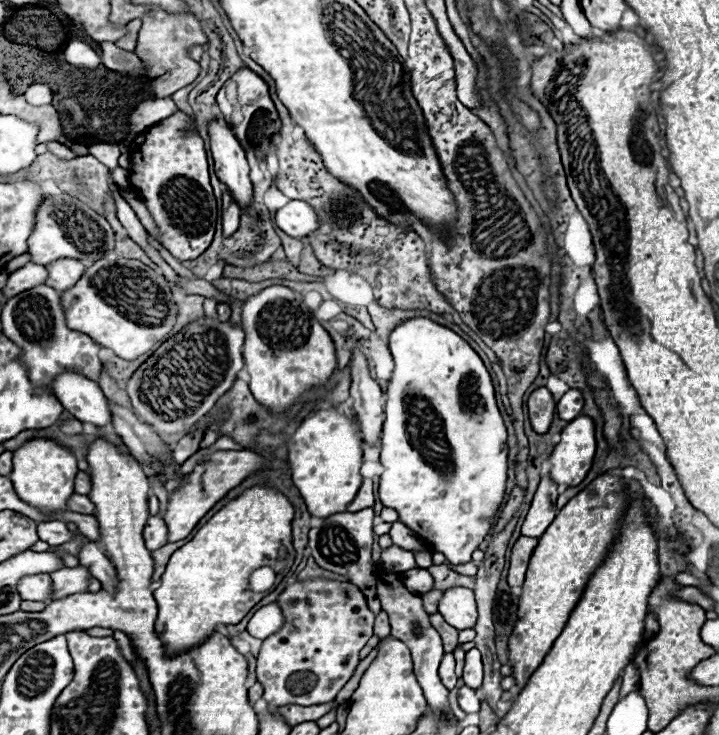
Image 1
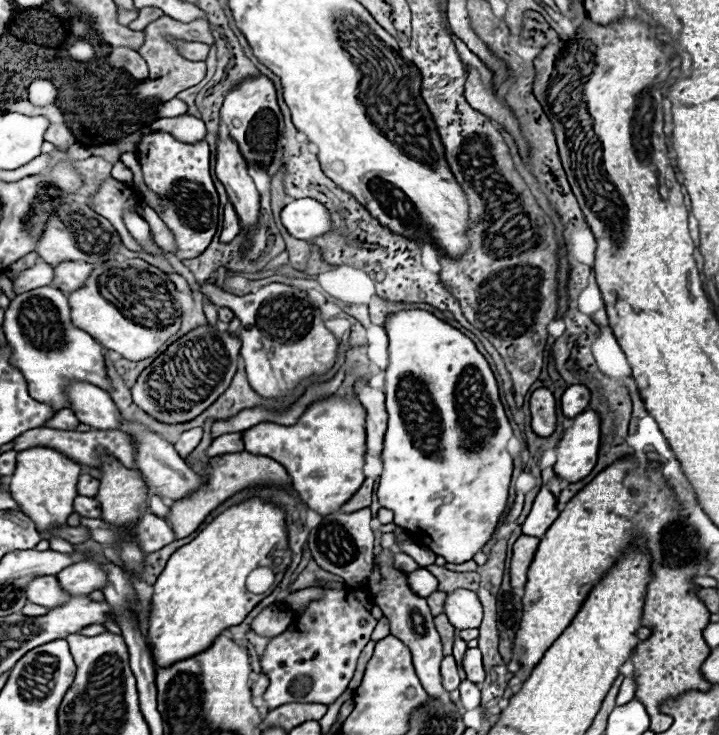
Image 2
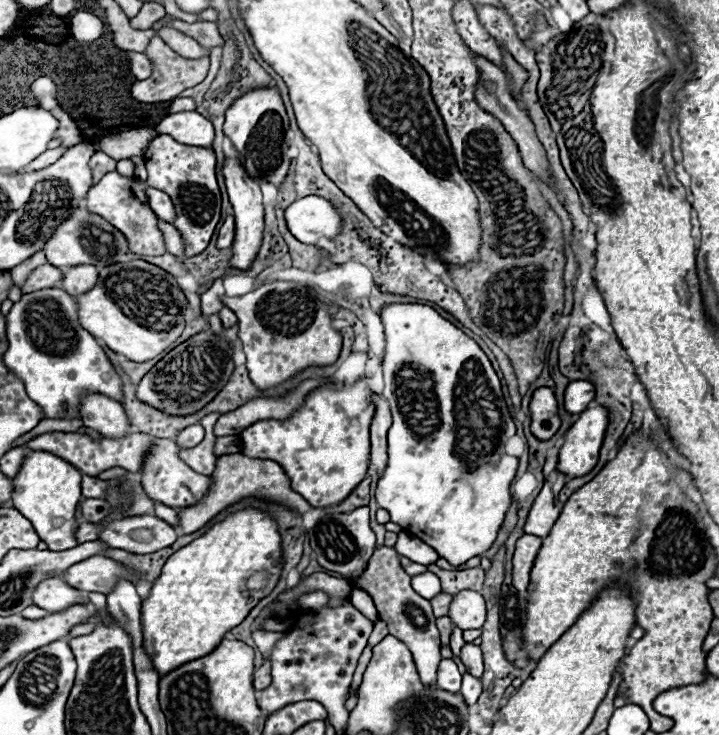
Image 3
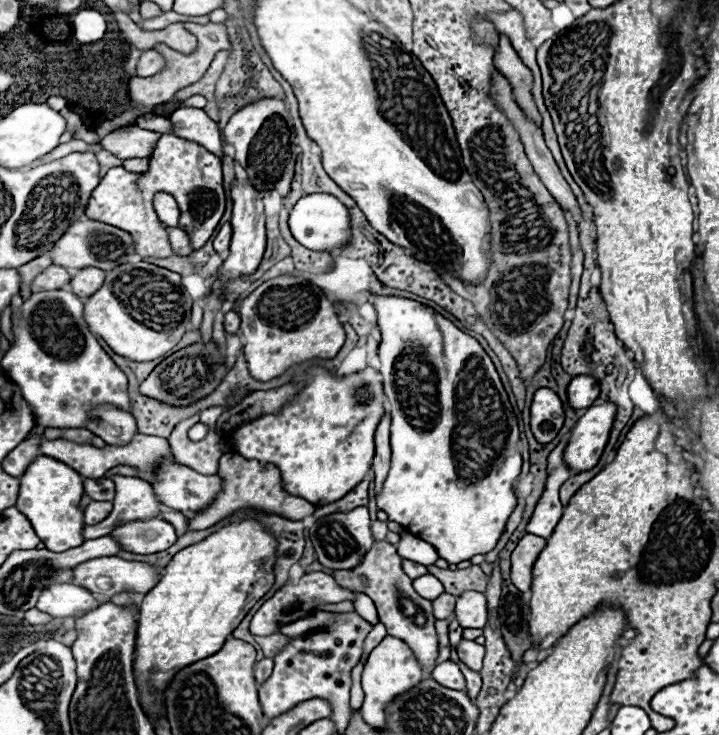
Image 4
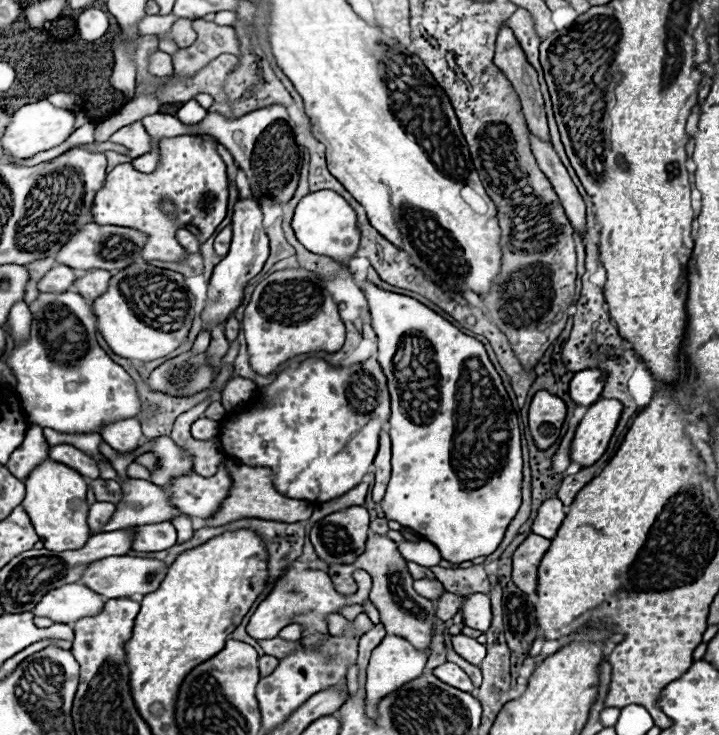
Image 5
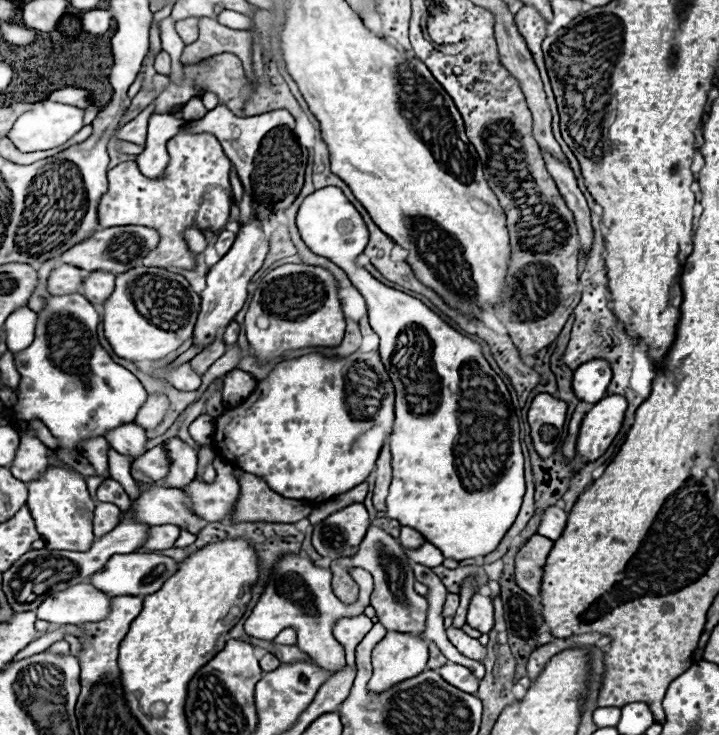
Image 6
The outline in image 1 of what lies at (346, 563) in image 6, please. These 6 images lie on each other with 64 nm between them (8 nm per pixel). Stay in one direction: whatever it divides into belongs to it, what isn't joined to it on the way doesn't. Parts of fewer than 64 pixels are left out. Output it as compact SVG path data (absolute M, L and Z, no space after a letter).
M378 572L378 598L382 602L382 610L388 612L388 616L390 616L392 636L402 640L410 648L410 652L412 652L414 674L418 678L418 684L424 690L424 698L428 702L428 708L434 714L448 714L450 712L448 690L440 684L440 678L438 678L438 666L440 666L440 660L444 656L444 650L442 650L442 642L440 642L438 632L430 626L428 614L422 608L420 596L414 596L412 592L408 592L404 588L402 576L388 574L388 572Z

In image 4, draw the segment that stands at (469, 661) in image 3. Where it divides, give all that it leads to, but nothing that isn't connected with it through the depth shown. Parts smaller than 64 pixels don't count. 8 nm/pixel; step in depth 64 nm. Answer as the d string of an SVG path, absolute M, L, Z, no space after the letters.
M462 640L460 646L456 648L460 660L472 668L474 672L480 672L482 668L482 658L484 658L484 648L480 644L476 644L474 640Z

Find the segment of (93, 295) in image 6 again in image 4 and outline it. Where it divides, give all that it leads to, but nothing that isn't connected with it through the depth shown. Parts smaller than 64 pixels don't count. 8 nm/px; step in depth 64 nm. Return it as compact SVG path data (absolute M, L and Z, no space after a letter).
M80 268L72 274L68 290L72 290L80 300L86 300L104 282L104 270L100 268Z

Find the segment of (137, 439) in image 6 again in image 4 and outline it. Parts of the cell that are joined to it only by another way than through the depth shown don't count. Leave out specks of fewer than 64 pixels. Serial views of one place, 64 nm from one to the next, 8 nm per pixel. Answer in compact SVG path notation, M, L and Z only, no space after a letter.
M102 404L92 408L92 420L88 422L88 430L100 436L106 444L128 444L132 436L138 432L136 420L130 412L124 412L112 404Z

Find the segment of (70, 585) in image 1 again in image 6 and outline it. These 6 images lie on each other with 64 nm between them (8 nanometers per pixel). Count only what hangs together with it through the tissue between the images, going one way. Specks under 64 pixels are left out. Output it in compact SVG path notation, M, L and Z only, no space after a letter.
M114 554L104 566L102 570L98 570L96 574L90 576L90 584L94 588L98 588L100 592L108 594L108 596L146 596L152 594L156 590L160 590L160 586L164 584L164 580L168 580L168 576L172 576L172 572L176 572L178 562L174 562L168 556L158 556L158 554Z

